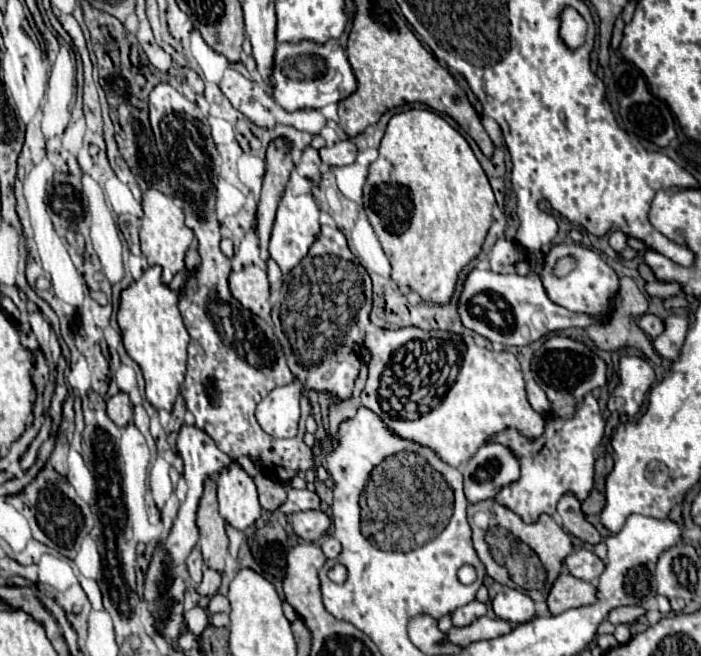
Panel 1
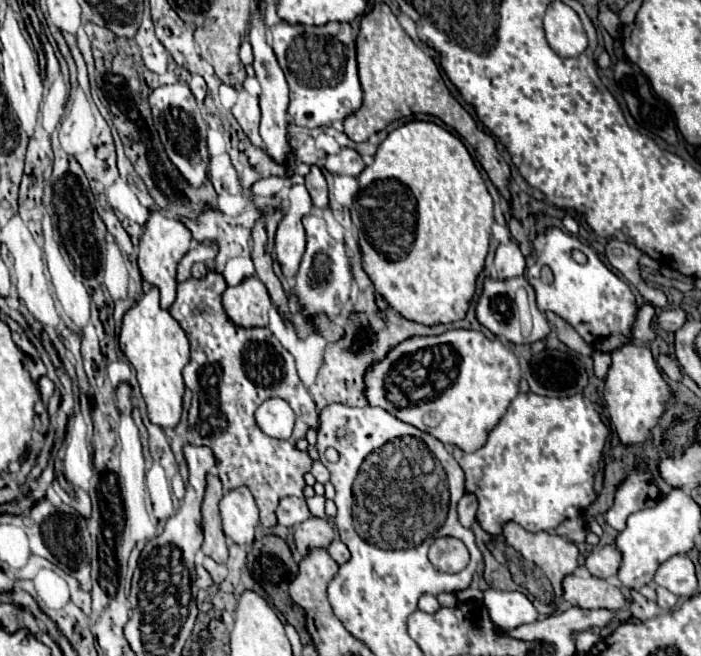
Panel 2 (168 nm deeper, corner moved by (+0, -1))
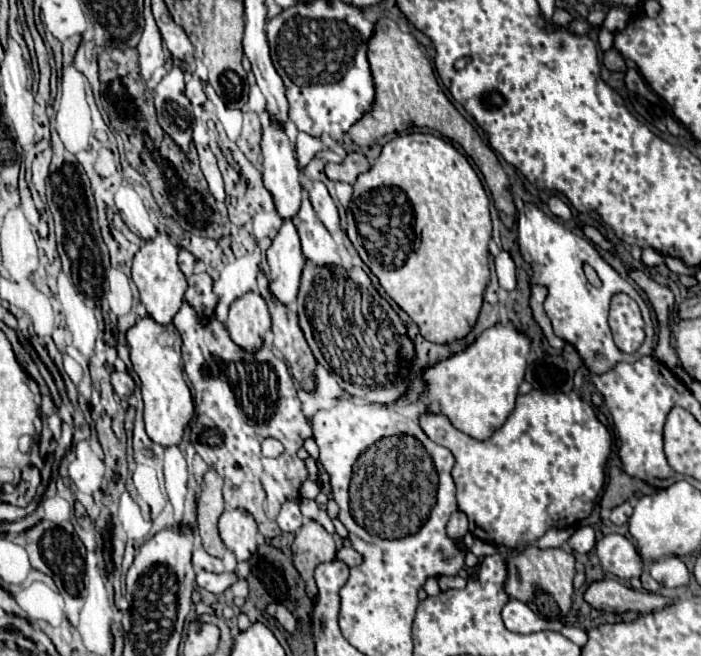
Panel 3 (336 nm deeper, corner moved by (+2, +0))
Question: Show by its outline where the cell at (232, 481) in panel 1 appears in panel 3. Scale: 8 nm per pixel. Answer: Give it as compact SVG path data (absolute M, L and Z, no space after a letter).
M245 510L223 512L219 518L219 534L237 562L249 560L257 552L257 524Z

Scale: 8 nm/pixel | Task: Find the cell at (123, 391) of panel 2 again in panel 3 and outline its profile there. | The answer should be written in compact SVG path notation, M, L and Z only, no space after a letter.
M113 372L113 374L111 374L111 384L113 384L115 394L117 394L123 402L129 400L129 396L131 396L133 390L135 390L135 382L133 382L131 374L127 374L127 372Z

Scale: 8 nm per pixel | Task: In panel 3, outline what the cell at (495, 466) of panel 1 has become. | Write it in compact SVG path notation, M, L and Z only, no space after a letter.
M459 510L451 514L451 520L447 524L447 536L453 540L461 540L467 534L467 518Z

